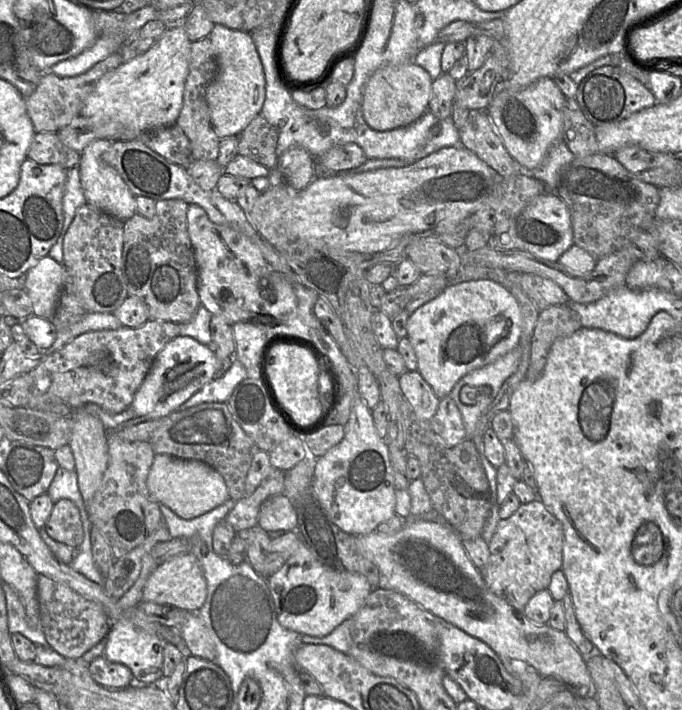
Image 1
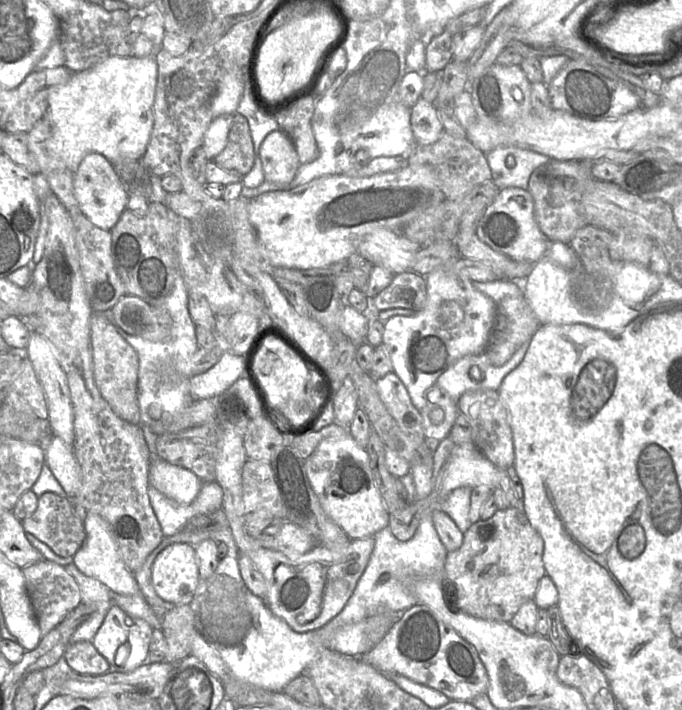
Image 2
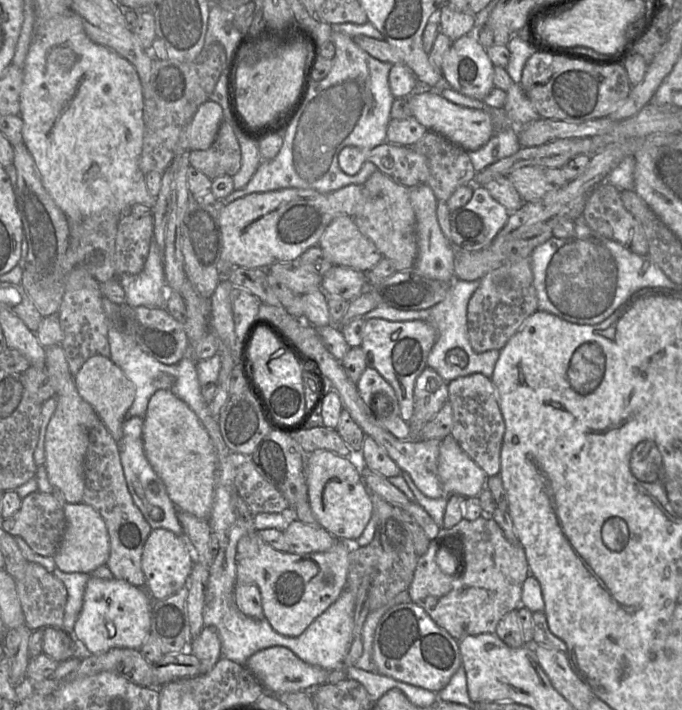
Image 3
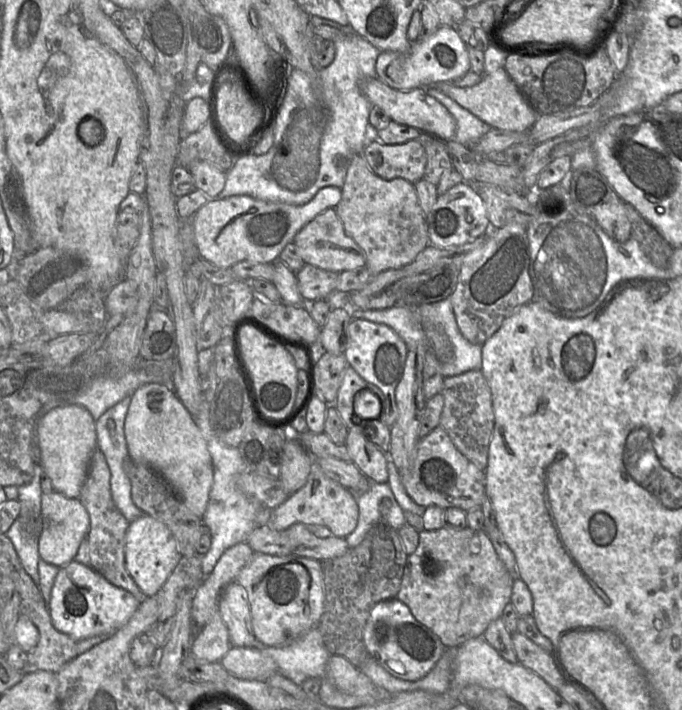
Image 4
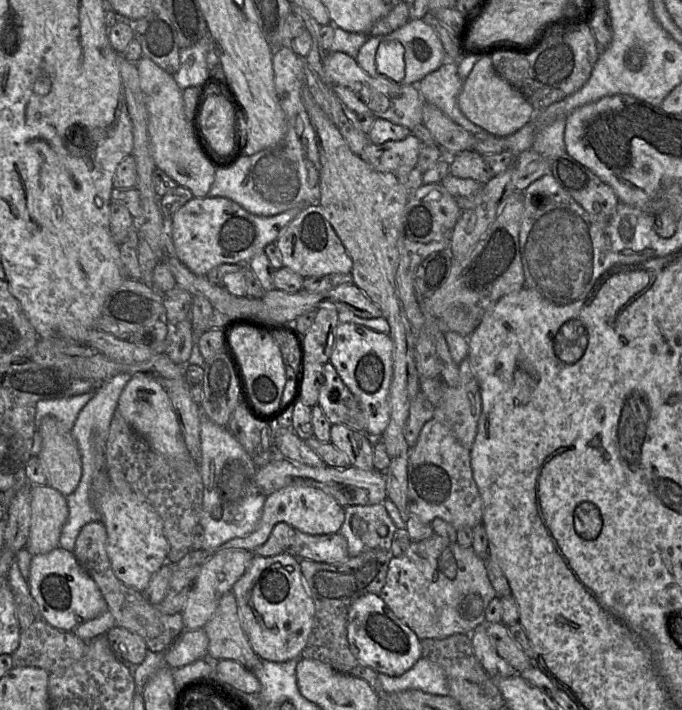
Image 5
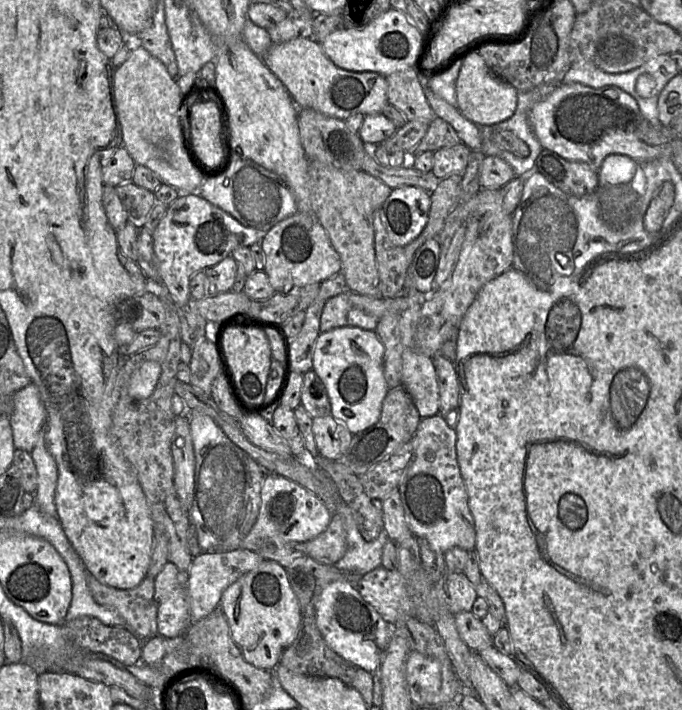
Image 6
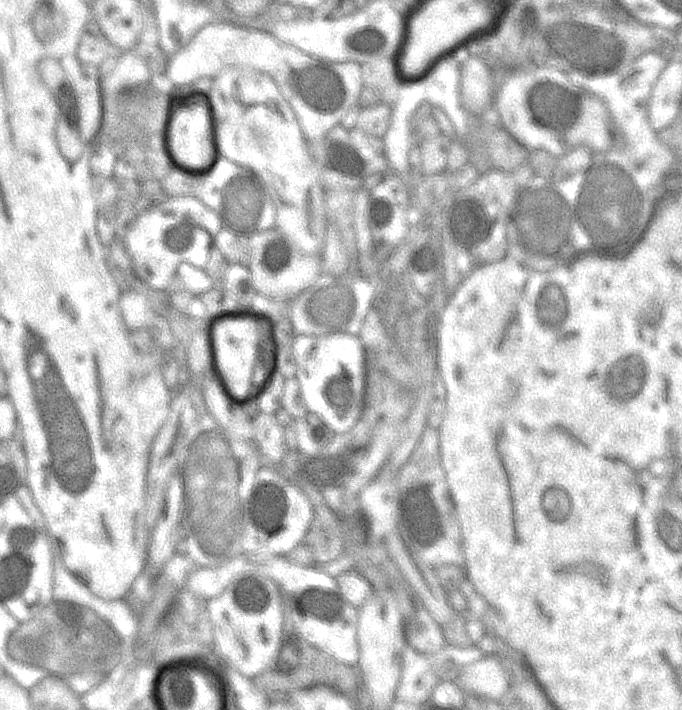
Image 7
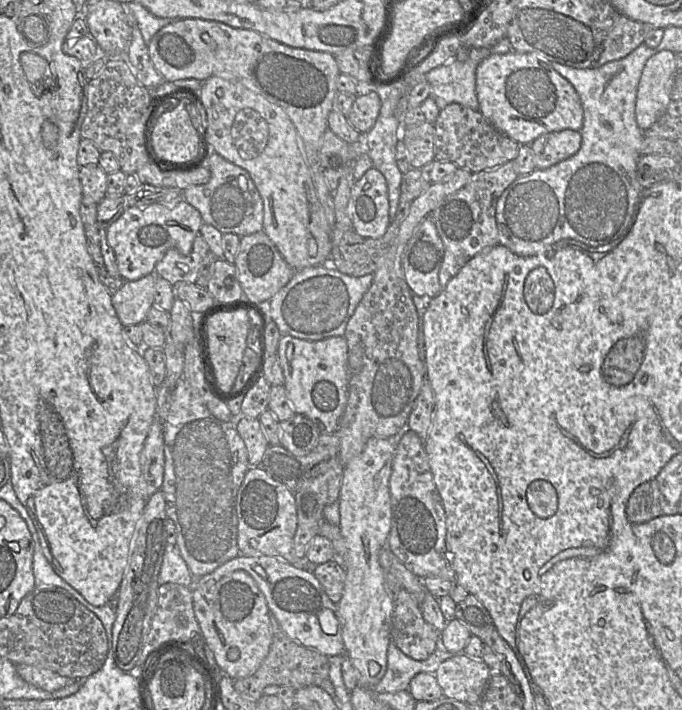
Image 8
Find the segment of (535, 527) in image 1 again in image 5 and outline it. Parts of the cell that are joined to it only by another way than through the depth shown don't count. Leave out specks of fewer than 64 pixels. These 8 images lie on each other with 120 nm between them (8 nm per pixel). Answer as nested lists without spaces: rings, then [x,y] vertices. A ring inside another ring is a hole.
[[[433,533],[425,540],[412,542],[405,554],[391,559],[386,583],[379,596],[395,616],[422,640],[446,638],[458,633],[470,635],[486,621],[485,610],[497,593],[488,578],[486,560],[478,556],[472,546],[464,547]]]

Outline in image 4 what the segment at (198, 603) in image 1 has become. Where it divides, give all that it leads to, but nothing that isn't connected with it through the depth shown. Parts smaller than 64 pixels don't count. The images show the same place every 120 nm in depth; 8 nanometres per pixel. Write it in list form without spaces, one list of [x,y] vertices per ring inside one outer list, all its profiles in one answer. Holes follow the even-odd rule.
[[[145,513],[130,522],[125,539],[125,564],[144,594],[149,597],[157,595],[180,559],[174,535],[160,520]]]

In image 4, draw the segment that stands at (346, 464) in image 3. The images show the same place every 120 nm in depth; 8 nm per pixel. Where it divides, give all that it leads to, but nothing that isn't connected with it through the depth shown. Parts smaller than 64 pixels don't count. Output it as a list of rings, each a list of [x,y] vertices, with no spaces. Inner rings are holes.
[[[313,460],[313,469],[307,483],[289,495],[281,505],[271,510],[266,526],[272,530],[283,531],[296,523],[306,526],[318,525],[328,528],[333,536],[345,539],[355,530],[358,523],[357,500],[358,495],[329,478]]]

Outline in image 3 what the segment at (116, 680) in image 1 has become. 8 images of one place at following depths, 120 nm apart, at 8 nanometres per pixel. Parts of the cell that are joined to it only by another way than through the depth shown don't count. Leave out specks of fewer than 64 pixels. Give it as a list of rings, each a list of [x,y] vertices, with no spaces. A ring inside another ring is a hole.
[[[46,627],[43,631],[43,652],[58,662],[70,658],[83,658],[90,654],[72,634],[63,629]]]

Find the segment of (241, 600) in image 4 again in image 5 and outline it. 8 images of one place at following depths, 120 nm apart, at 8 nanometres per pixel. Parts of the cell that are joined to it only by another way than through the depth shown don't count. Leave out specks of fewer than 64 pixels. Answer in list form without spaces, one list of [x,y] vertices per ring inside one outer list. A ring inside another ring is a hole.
[[[231,590],[219,598],[211,619],[203,629],[209,639],[206,658],[236,661],[251,672],[260,664],[260,658],[242,629],[236,597]]]

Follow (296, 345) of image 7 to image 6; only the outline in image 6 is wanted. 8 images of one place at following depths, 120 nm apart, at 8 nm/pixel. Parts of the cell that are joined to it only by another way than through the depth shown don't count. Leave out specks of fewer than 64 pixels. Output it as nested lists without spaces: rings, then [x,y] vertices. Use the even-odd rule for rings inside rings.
[[[338,327],[318,336],[313,352],[312,370],[324,383],[331,405],[331,416],[342,423],[352,434],[358,434],[371,427],[381,416],[382,404],[389,392],[384,376],[385,348],[375,331],[359,327]]]

